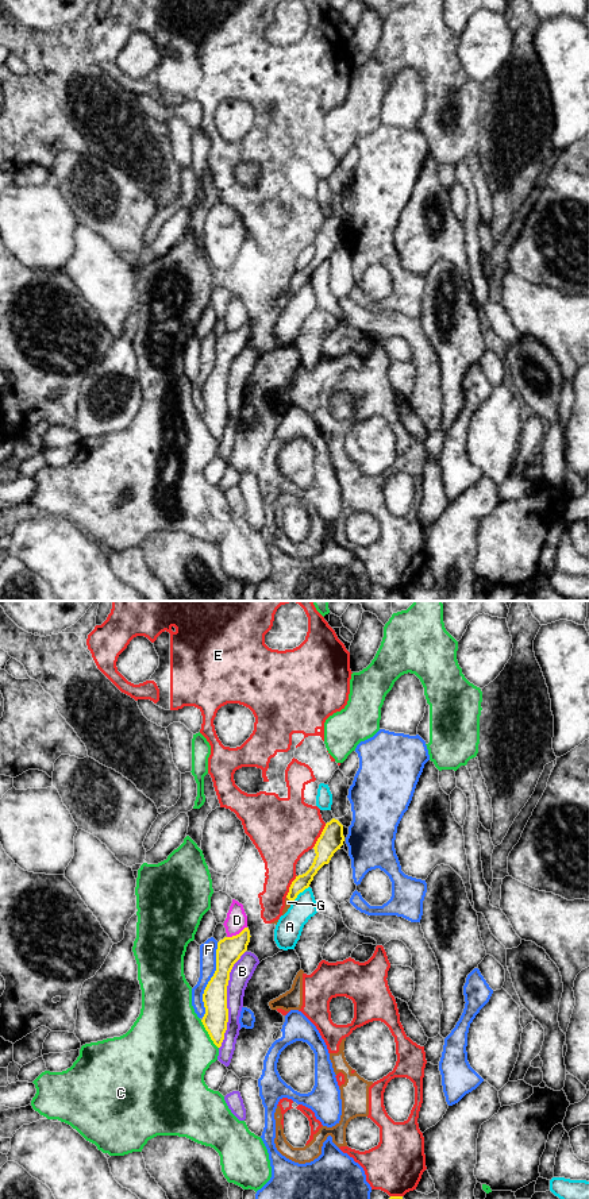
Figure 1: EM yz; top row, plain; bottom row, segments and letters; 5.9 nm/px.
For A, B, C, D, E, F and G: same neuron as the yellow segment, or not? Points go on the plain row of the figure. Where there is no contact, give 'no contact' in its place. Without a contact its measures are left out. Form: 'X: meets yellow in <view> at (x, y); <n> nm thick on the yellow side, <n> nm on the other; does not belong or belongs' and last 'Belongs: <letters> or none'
A: meets yellow in yz at (300, 286); 90 nm thick on the yellow side, 160 nm on the other; does not belong
B: meets yellow in yz at (226, 394); 150 nm thick on the yellow side, 130 nm on the other; does not belong
C: meets yellow in yz at (208, 428); 150 nm thick on the yellow side, 480 nm on the other; does not belong
D: meets yellow in yz at (237, 330); 150 nm thick on the yellow side, 130 nm on the other; does not belong
E: meets yellow in yz at (320, 231); 140 nm thick on the yellow side, 380 nm on the other; does not belong
F: meets yellow in yz at (210, 376); 150 nm thick on the yellow side, 100 nm on the other; does not belong
G: meets yellow in yz at (289, 295); 90 nm thick on the yellow side, 40 nm on the other; does not belong
Belongs: none

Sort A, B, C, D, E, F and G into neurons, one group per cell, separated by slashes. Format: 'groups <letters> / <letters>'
groups A / B / C / D / E G / F

